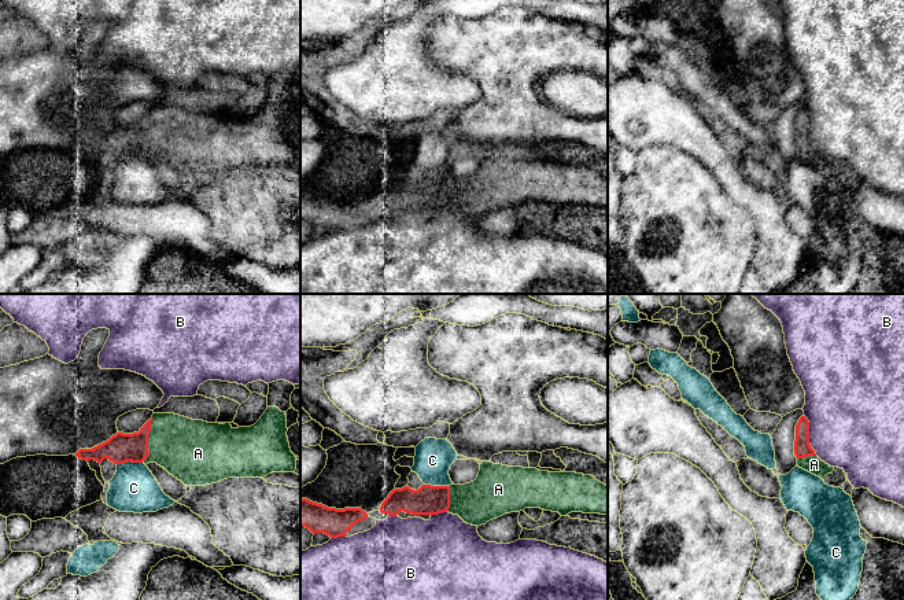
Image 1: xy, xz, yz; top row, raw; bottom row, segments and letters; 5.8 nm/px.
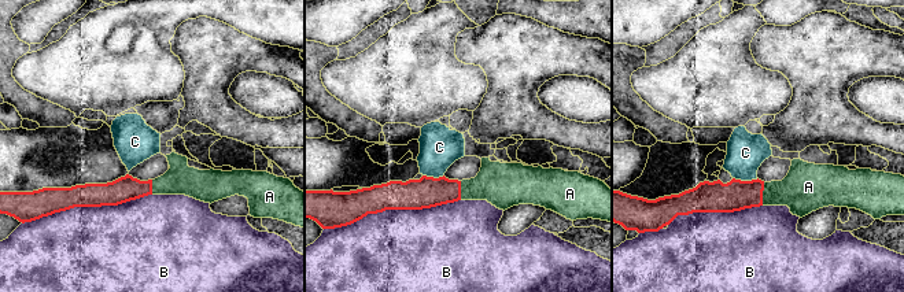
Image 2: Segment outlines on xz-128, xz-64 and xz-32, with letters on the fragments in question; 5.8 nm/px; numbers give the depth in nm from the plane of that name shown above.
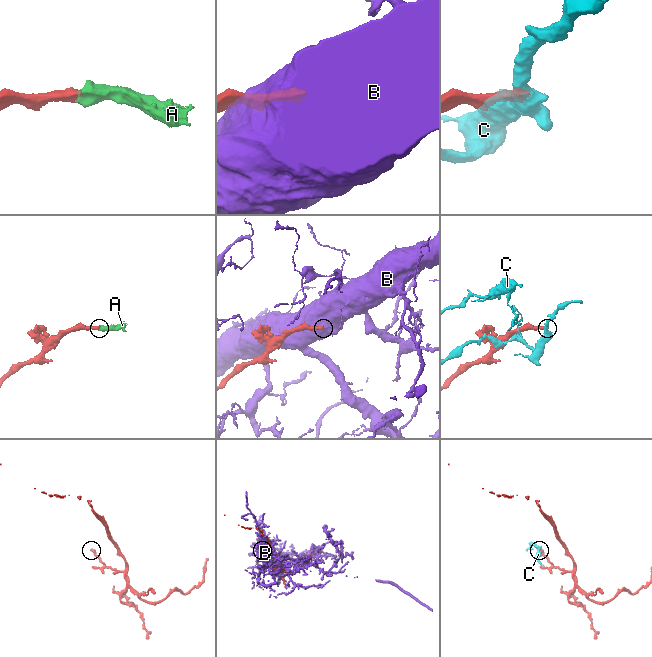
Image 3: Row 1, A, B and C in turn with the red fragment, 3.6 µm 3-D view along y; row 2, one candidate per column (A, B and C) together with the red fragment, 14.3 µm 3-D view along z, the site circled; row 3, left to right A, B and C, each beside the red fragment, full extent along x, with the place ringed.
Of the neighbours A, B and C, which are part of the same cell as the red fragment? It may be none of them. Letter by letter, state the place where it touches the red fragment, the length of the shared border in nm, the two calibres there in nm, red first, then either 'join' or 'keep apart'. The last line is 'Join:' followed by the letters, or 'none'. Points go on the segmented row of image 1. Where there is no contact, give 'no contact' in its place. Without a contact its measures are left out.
A: xy (147, 440) | 280 nm | 180/360 nm | join
B: yz (808, 435) | 260 nm | 100/480 nm | keep apart
C: xy (129, 460) | 150 nm | 180/280 nm | keep apart
Join: A

